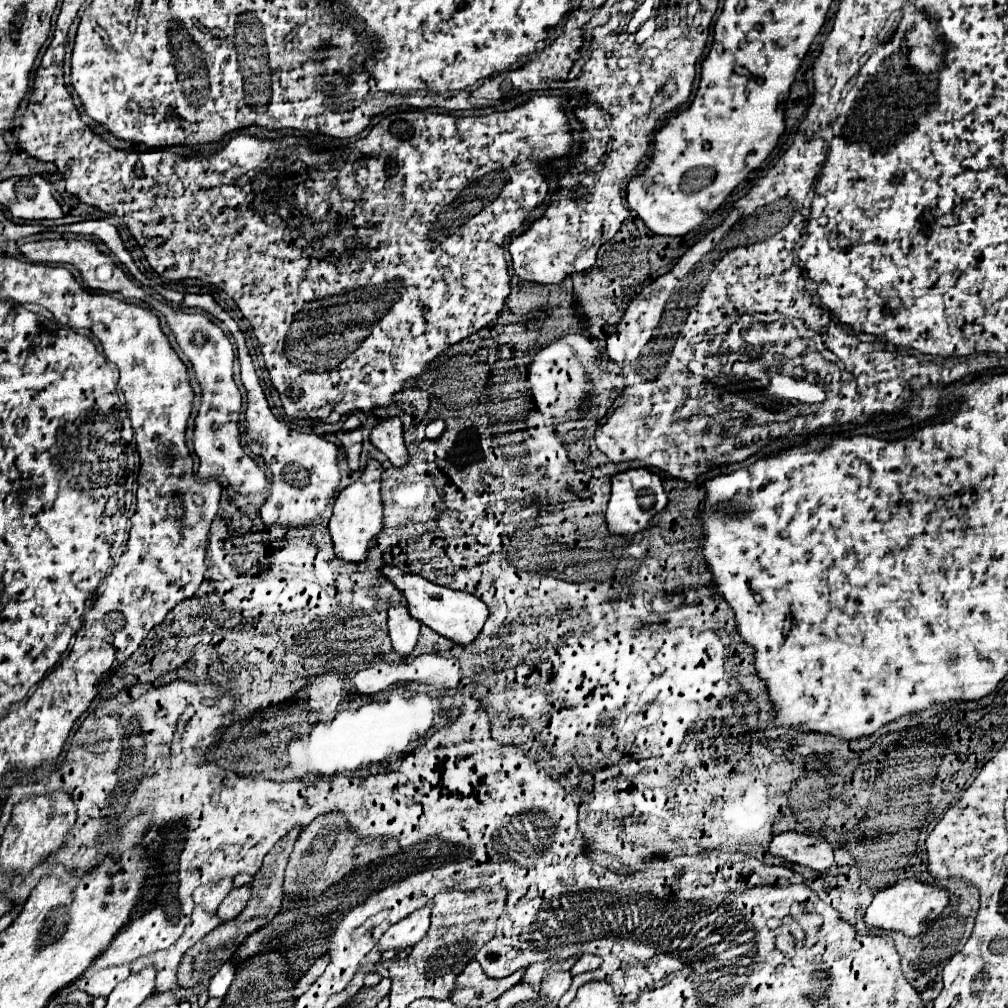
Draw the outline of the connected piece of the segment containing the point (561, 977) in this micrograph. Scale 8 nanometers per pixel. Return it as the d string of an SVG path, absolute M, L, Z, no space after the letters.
M550 972L542 980L542 992L550 1000L560 1000L572 984L572 974L570 972Z

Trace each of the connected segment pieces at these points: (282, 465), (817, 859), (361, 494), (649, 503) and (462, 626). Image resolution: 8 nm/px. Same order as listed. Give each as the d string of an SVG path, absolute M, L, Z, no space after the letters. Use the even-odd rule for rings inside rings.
M186 293L183 307L202 308L210 312L216 320L224 322L224 326L230 330L230 334L236 340L238 348L238 362L240 362L240 378L246 388L246 434L248 434L248 448L252 454L262 456L266 466L272 470L272 486L270 486L270 496L260 508L262 520L266 526L272 524L284 524L284 526L304 526L306 522L312 522L318 518L326 506L328 500L334 496L334 490L340 482L340 468L338 468L338 448L324 438L320 438L314 432L300 432L294 430L292 436L288 436L288 426L280 422L272 412L266 402L264 390L258 382L258 376L254 372L254 364L250 358L250 352L244 342L244 334L240 332L238 324L224 312L213 296L210 294Z
M792 830L776 834L770 842L770 852L774 856L782 856L788 862L802 864L818 872L828 870L834 860L832 844L826 838L814 838Z
M368 460L362 476L340 490L334 502L334 514L330 518L328 530L334 540L336 556L346 562L362 562L370 540L382 530L382 496L380 496L380 474L382 466L378 460Z
M630 468L624 472L618 472L612 476L612 496L608 502L606 510L606 524L612 534L622 534L622 536L634 536L640 530L644 530L644 520L652 520L660 510L664 510L668 504L666 492L662 488L660 476L650 472L648 468ZM628 490L636 494L628 494Z
M384 566L382 576L388 582L392 582L400 590L400 594L406 598L412 618L420 620L422 624L426 624L434 632L442 634L444 638L450 638L452 642L456 642L460 646L470 644L480 634L480 630L488 618L486 604L468 592L456 592L456 590L450 590L444 586L436 586L418 574L402 572L396 566Z

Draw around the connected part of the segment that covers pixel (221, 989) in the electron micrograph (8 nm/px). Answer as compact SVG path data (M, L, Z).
M226 962L226 964L214 974L214 978L210 980L208 994L210 994L212 998L216 998L216 996L226 996L228 988L230 988L230 984L232 984L232 980L234 980L234 974L236 974L234 962Z

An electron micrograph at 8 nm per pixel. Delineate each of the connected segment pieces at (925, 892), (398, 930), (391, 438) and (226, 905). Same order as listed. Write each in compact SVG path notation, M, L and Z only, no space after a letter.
M918 878L898 880L894 886L884 888L874 896L872 904L866 910L864 922L868 926L878 926L884 930L898 930L898 932L904 932L906 936L918 936L926 928L928 922L940 916L940 912L948 906L948 900L950 900L948 890L940 886L922 884L922 880Z
M426 904L424 908L412 912L404 920L396 922L394 926L390 926L388 932L378 942L380 950L382 952L392 950L392 948L408 950L414 944L418 944L418 940L422 936L426 936L428 928L430 928L430 910L432 910L432 904Z
M386 418L382 420L370 434L370 440L372 444L384 452L394 466L402 466L406 464L408 460L408 454L406 454L406 446L404 446L404 440L402 440L402 422L400 418Z
M240 886L240 888L232 888L230 894L222 900L220 908L218 908L218 916L222 920L230 920L232 916L238 916L244 910L244 904L250 898L250 886Z

